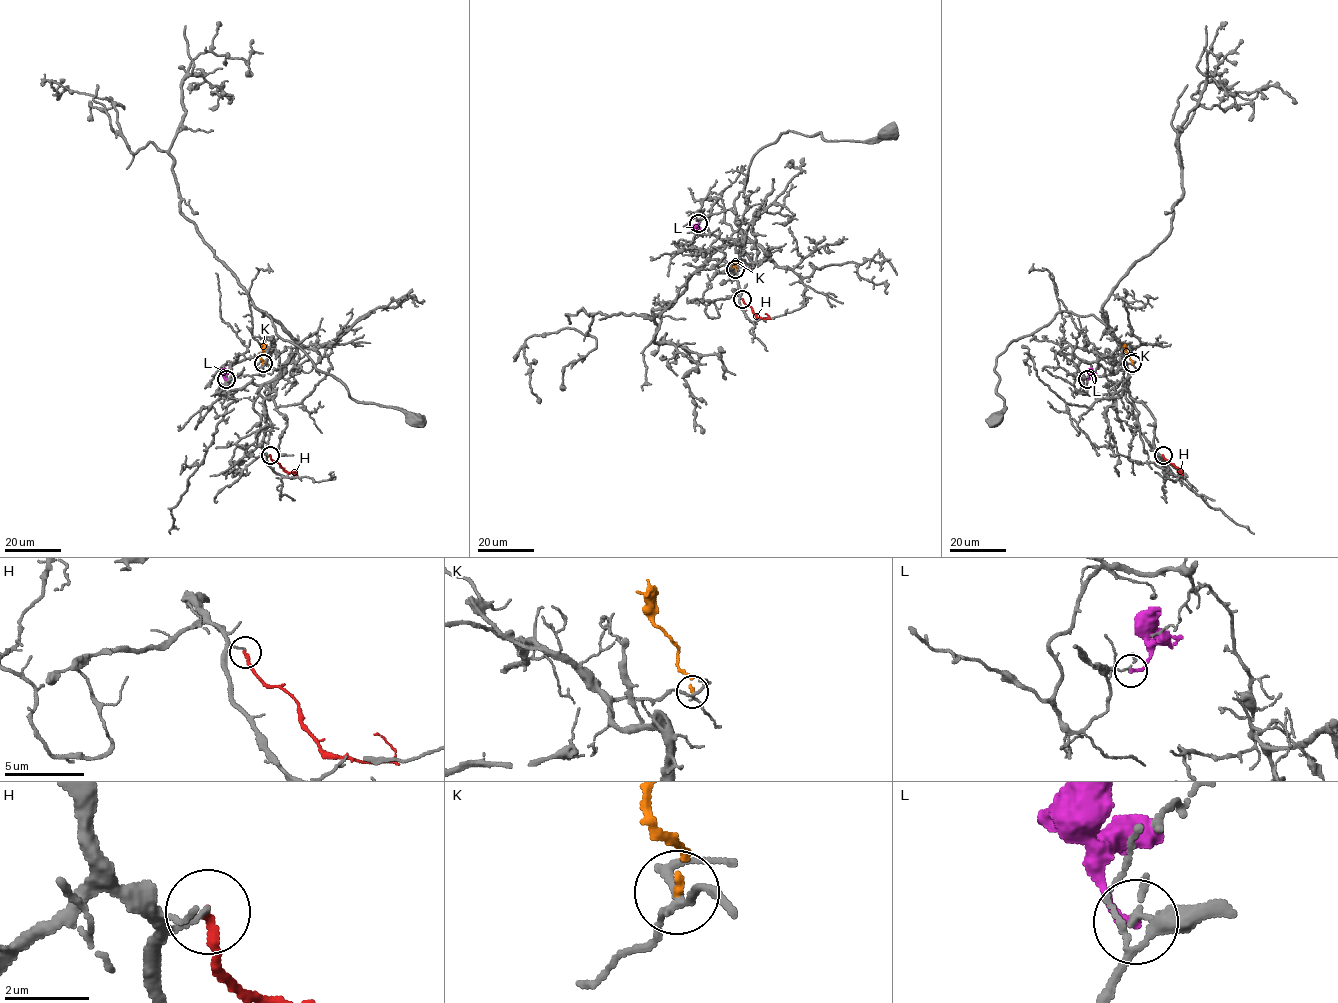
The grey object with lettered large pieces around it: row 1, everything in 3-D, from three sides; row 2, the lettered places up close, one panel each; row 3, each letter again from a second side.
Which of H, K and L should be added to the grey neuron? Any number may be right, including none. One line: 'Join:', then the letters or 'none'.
Join: none

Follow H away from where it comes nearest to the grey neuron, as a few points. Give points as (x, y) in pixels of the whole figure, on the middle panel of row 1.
H: (743, 299), (757, 317), (767, 318), (765, 313)

